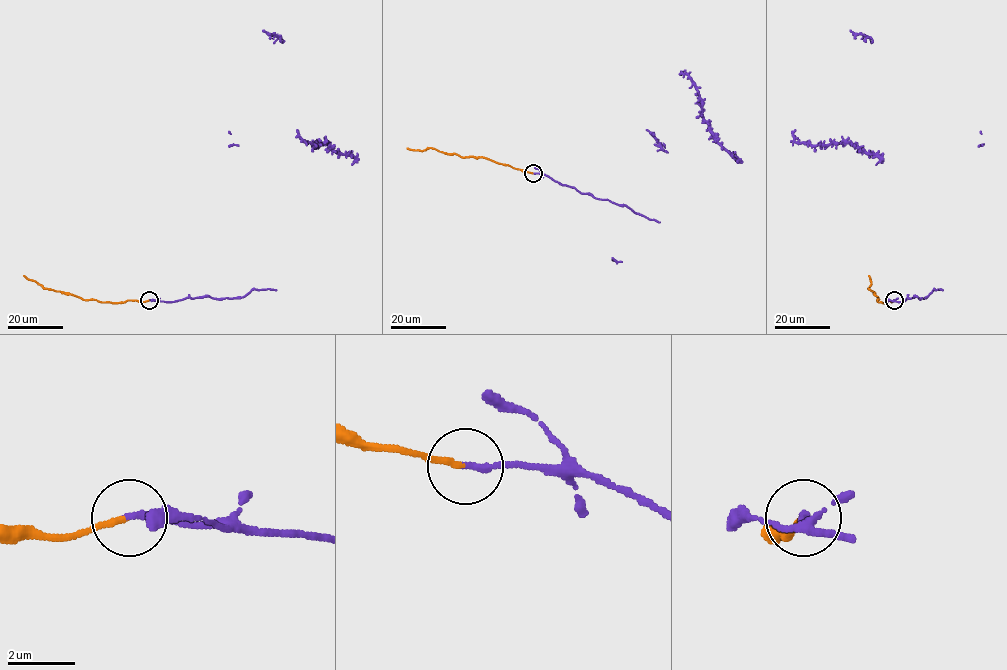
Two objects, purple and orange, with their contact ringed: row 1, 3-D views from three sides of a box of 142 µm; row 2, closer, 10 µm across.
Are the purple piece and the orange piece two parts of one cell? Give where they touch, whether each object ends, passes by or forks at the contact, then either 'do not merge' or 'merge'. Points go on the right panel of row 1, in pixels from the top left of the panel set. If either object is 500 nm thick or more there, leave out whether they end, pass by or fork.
at (894, 300); purple ends there; orange ends there; do not merge

